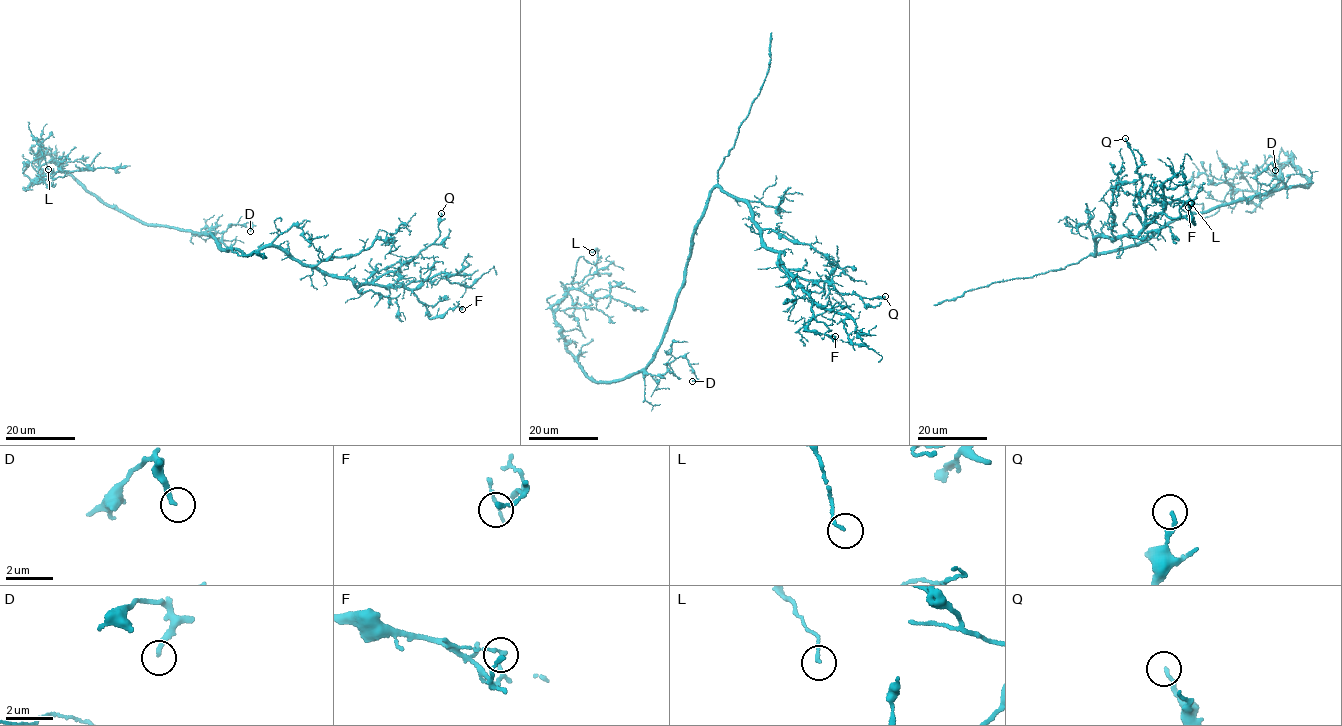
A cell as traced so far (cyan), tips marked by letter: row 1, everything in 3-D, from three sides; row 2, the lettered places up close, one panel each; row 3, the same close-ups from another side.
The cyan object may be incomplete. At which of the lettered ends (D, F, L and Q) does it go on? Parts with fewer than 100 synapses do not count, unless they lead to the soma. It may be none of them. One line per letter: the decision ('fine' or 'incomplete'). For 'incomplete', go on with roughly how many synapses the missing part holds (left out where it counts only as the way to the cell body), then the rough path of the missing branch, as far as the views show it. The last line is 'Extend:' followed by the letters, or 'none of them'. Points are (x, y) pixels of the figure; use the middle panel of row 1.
D: fine
F: fine
L: fine
Q: fine
Extend: none of them

